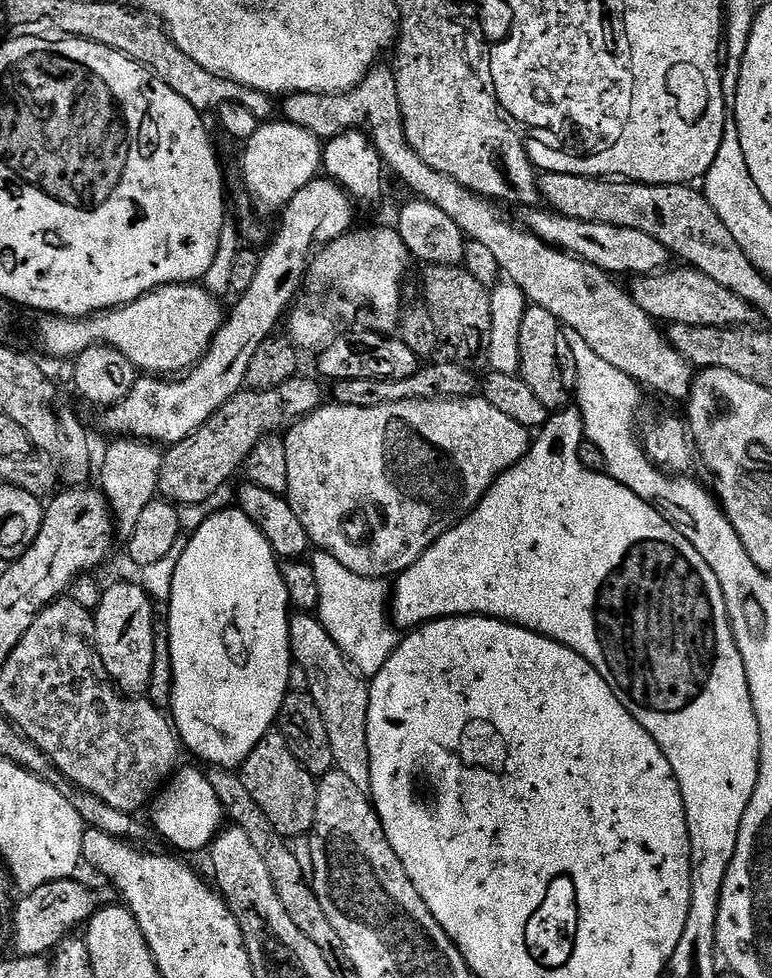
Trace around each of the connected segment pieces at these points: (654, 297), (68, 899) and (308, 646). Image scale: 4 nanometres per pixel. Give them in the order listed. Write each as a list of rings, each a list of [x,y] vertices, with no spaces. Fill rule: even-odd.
[[[665,266],[654,272],[636,274],[631,277],[630,291],[632,300],[638,302],[646,314],[657,322],[687,324],[690,328],[729,328],[740,326],[750,313],[750,305],[738,294],[726,290],[710,274],[691,266],[672,268]]]
[[[76,878],[51,880],[38,886],[33,892],[23,893],[14,904],[14,927],[10,936],[15,955],[39,956],[55,949],[72,927],[83,925],[97,912],[96,896]]]
[[[300,612],[291,617],[290,642],[295,663],[308,679],[307,691],[314,694],[316,709],[320,711],[320,717],[326,726],[326,738],[330,738],[334,767],[338,770],[357,768],[361,774],[366,774],[370,766],[370,752],[364,752],[364,745],[368,743],[368,721],[364,718],[364,688],[369,681],[344,655],[334,638],[330,638],[330,634],[315,615],[307,616]]]

